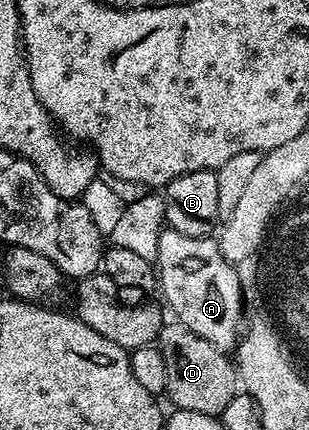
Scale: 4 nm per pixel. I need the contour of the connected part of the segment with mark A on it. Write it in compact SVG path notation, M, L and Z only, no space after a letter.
M166 226L160 234L156 261L156 284L162 287L165 307L174 311L173 319L188 326L192 334L200 334L221 352L235 351L243 331L244 296L239 269L229 264L220 250L218 240L210 236L189 236L180 230Z

